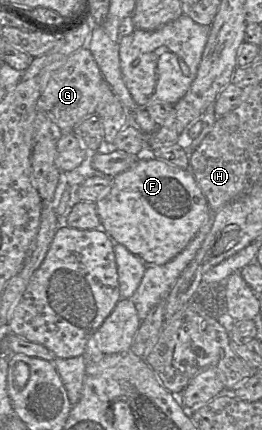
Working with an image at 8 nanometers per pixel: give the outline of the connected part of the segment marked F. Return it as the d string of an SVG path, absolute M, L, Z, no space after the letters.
M144 155L126 171L113 178L113 185L102 199L96 202L100 228L113 239L139 257L145 265L161 265L180 253L197 234L212 212L206 197L189 169L183 169L153 156Z

